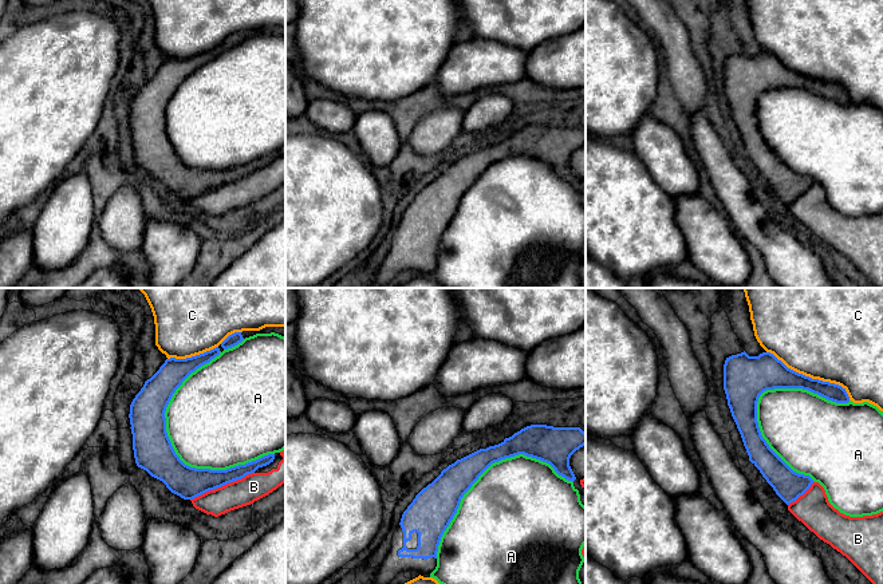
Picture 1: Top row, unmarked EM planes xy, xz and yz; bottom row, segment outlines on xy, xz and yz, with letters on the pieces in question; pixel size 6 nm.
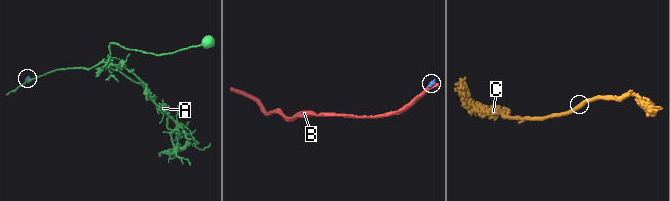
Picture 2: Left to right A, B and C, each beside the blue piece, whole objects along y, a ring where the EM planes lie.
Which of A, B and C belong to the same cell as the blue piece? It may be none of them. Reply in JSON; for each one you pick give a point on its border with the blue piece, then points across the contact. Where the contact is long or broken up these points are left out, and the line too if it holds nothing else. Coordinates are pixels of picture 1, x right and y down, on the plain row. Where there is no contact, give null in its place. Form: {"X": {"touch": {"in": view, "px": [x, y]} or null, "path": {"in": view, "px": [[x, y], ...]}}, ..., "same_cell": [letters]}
{"same_cell": []}

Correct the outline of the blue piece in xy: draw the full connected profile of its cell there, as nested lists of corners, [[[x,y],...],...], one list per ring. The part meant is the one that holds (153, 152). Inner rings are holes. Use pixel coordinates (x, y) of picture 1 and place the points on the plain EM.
[[[216,47],[186,59],[166,59],[159,70],[145,82],[130,104],[129,118],[137,166],[162,181],[172,193],[184,200],[193,200],[209,190],[241,179],[275,159],[275,154],[268,154],[226,170],[210,170],[190,167],[176,154],[166,133],[166,107],[182,82],[220,52]]]

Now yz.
[[[744,51],[726,58],[724,90],[749,161],[760,170],[776,194],[789,205],[815,181],[809,175],[793,171],[761,135],[757,102],[764,91],[774,88],[803,88],[836,103],[848,103],[850,96],[839,84],[812,79],[788,68],[770,52],[749,56]]]

